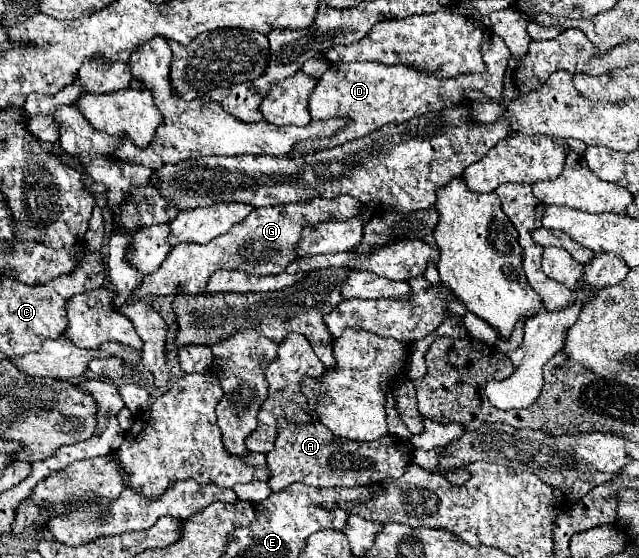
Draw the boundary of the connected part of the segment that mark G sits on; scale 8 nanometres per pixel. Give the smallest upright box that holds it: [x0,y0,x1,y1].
[134,196,366,300]

